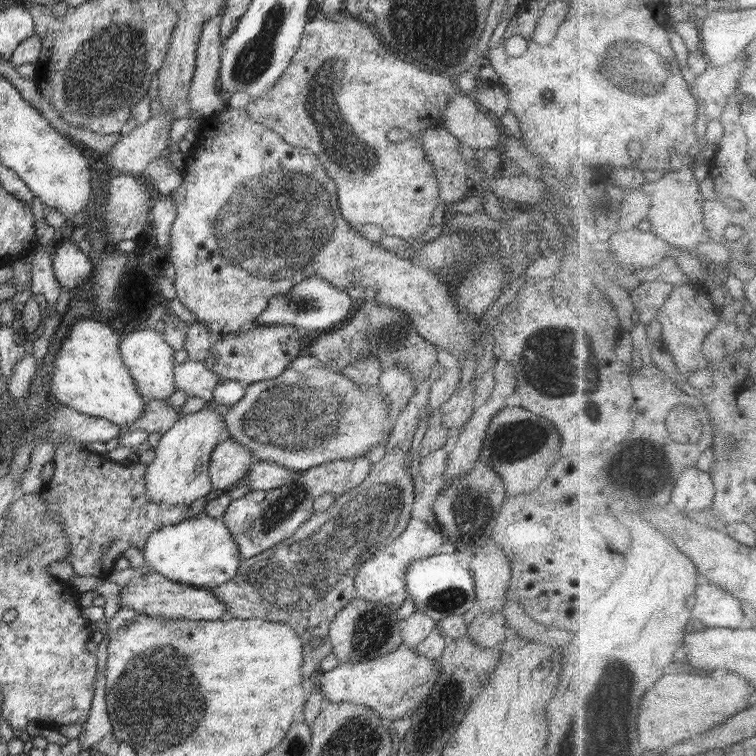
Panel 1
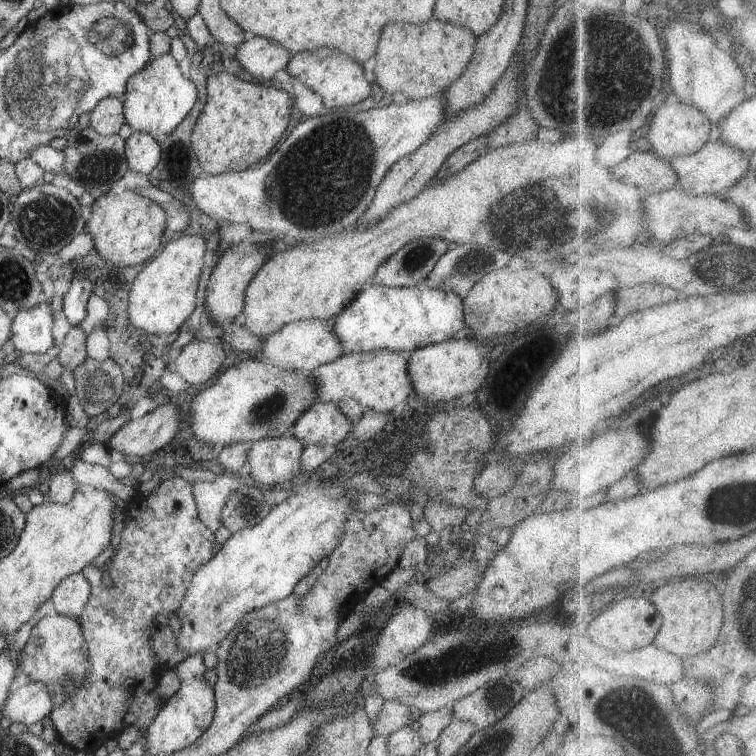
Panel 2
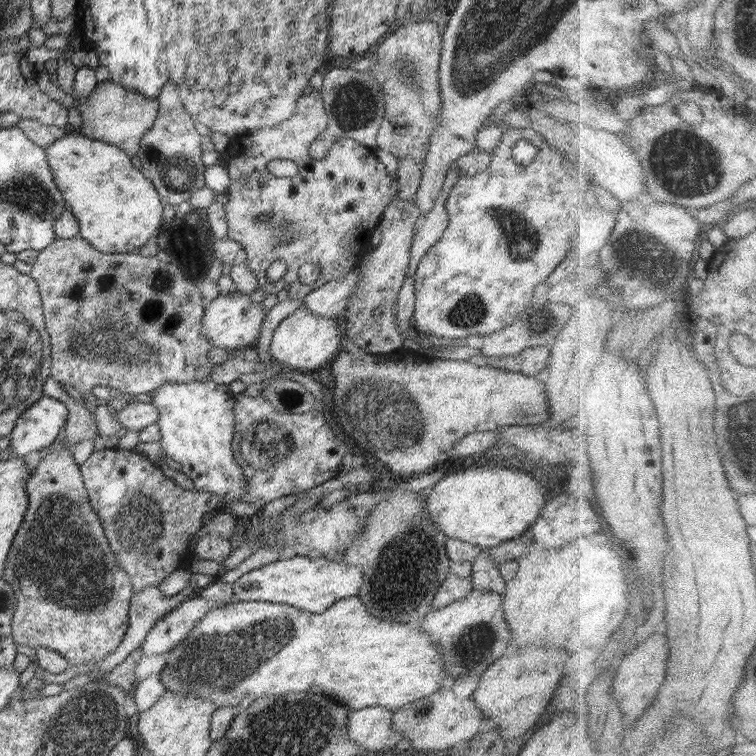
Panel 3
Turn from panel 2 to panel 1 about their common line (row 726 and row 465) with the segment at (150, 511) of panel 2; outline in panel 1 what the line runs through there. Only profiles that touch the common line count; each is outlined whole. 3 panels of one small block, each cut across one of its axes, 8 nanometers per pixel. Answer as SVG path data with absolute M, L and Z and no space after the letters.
M63 441L60 446L55 447L56 455L52 461L54 474L52 479L44 484L40 493L47 502L47 510L55 514L53 518L64 528L64 535L70 545L66 561L72 565L74 575L106 579L128 548L142 550L152 532L188 519L191 510L188 504L170 506L149 501L144 488L144 473L148 464L139 462L131 466L128 462L118 463L102 454L92 453L84 445L81 447L82 445L78 442Z

